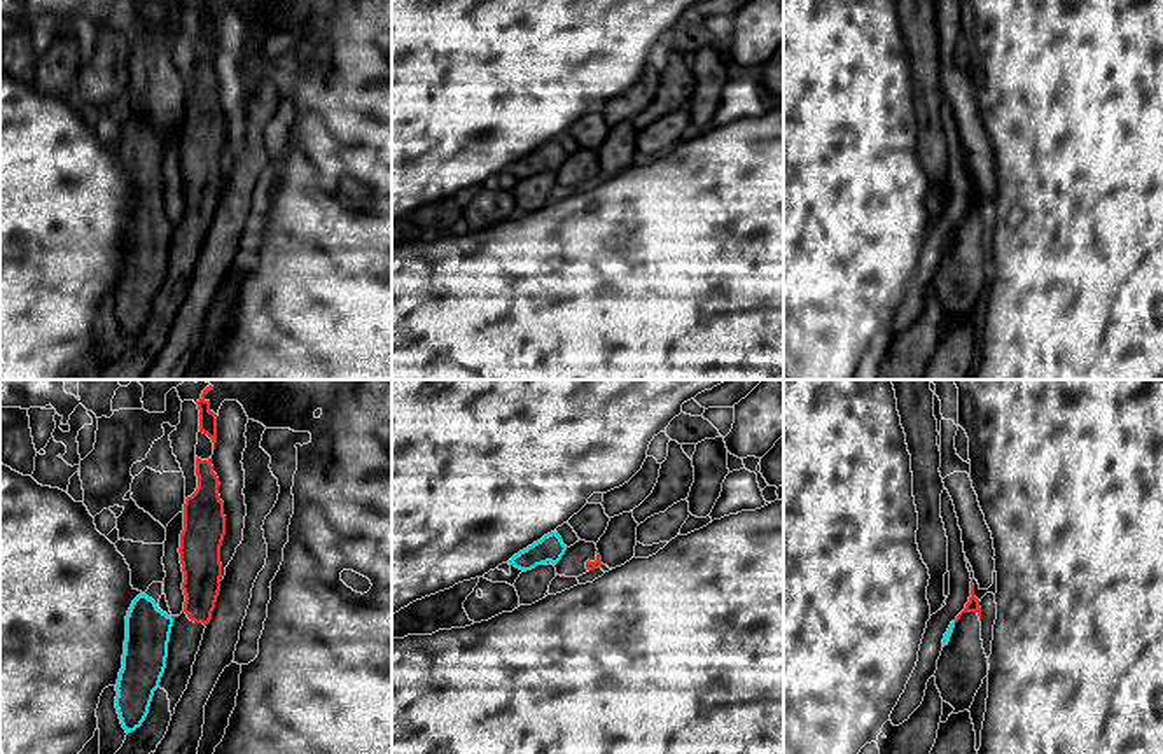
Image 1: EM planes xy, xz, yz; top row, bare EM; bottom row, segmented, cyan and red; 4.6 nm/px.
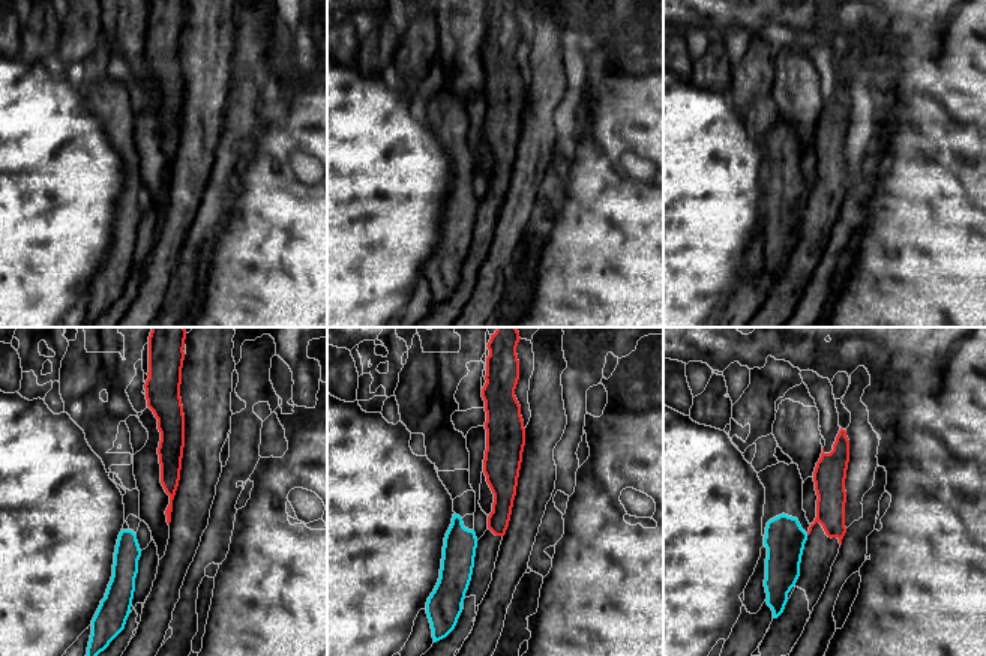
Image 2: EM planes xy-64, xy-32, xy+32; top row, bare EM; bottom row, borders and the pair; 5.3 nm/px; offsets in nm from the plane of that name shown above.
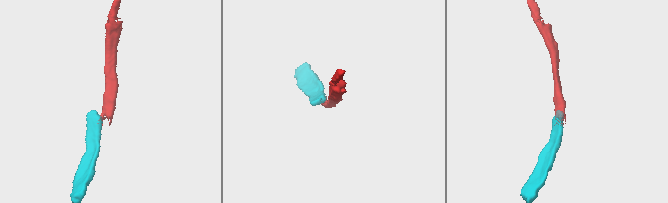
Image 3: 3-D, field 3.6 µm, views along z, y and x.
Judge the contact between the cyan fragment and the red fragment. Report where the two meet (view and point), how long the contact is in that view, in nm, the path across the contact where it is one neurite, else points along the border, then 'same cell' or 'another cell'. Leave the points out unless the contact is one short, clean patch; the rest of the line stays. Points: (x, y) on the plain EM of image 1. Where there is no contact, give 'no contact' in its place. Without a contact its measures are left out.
contact xy (172, 226); length 30 nm; border xy (170, 224), (174, 228); another cell

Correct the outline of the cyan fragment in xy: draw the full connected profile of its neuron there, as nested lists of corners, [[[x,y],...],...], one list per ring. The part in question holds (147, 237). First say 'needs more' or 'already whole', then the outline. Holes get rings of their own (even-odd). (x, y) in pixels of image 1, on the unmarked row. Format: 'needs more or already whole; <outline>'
needs more; [[[163,191],[138,203],[126,224],[122,276],[115,317],[126,341],[142,334],[166,276],[173,226],[159,217]]]

